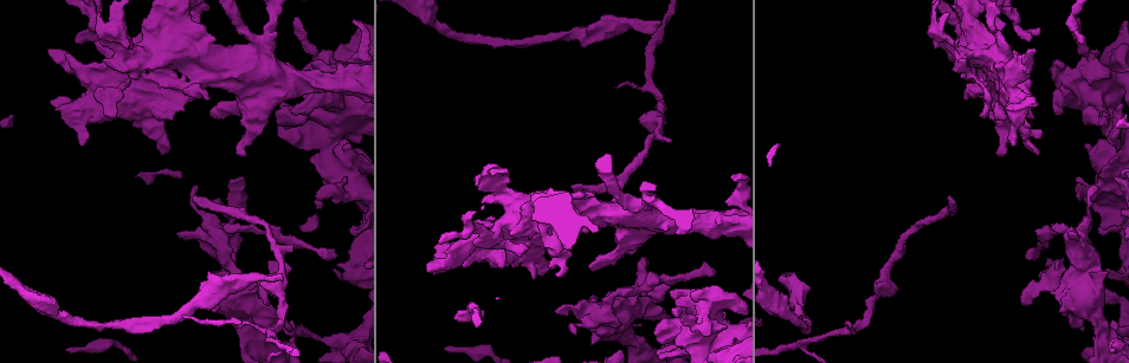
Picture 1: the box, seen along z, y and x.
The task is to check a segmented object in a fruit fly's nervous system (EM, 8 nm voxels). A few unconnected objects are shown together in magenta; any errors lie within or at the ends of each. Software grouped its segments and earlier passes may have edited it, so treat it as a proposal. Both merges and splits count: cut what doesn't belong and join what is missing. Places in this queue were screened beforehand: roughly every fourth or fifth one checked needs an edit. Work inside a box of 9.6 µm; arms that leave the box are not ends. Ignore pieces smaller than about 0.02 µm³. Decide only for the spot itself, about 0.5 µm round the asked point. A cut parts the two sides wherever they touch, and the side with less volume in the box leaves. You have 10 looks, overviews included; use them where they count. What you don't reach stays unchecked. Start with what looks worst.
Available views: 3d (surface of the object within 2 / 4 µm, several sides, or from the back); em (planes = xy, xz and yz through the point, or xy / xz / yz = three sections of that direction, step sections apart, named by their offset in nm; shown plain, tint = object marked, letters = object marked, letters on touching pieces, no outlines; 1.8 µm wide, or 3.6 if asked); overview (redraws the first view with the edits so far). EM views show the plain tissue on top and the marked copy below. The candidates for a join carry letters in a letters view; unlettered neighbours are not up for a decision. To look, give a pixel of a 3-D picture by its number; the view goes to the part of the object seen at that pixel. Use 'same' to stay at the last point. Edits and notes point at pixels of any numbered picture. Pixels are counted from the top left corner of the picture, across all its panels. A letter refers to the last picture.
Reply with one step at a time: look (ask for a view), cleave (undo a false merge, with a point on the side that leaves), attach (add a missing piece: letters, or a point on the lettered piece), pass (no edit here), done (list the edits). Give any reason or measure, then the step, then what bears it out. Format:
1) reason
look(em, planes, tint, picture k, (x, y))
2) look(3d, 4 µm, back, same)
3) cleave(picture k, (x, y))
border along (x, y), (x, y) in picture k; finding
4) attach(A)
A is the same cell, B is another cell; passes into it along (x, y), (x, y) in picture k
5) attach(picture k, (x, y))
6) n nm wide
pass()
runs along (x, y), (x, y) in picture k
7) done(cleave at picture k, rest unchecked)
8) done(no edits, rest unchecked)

look(3d, 2 µm, picture 1, (949, 198))

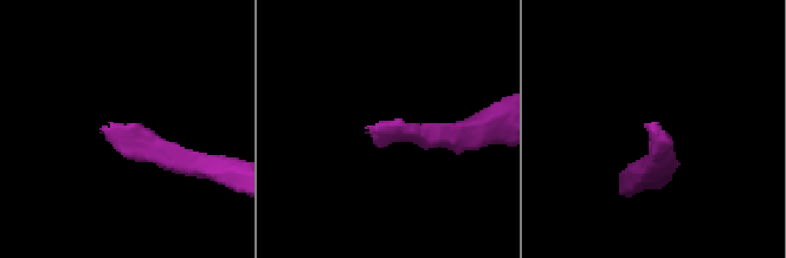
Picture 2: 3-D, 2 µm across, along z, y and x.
now the EM
look(em, planes, letters, picture 2, (649, 126))

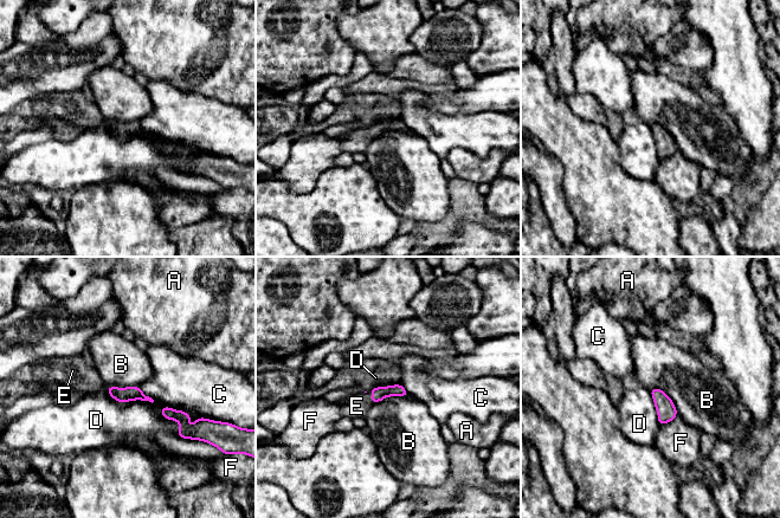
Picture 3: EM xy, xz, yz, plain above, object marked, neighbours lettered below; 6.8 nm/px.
attach(E)
E is the same cell, A, B, C, D and F are other cells; passes into it along (378, 394), (372, 397), (356, 406) in picture 3; the neuron continues

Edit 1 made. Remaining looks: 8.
two arms at a narrow angle
look(3d, 4 µm, picture 1, (1069, 84))

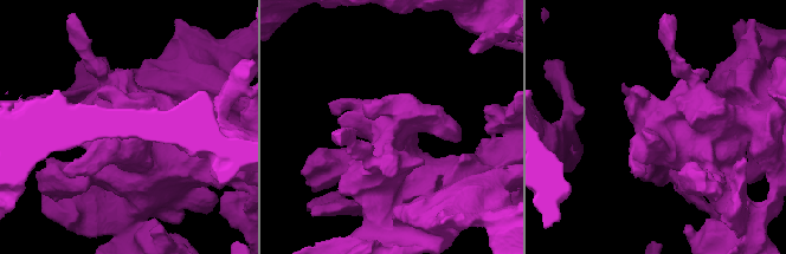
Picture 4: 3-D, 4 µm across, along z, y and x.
need the tissue
look(em, 3.6 µm, yz, step 8, letters, picture 4, (404, 121))

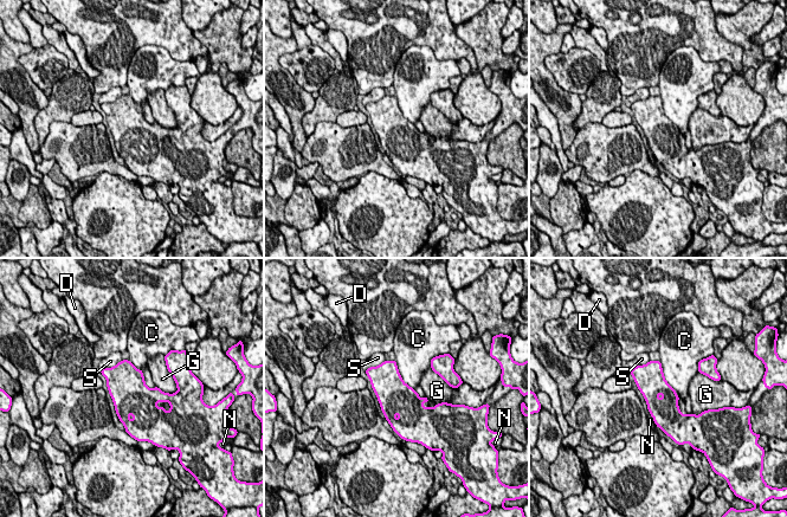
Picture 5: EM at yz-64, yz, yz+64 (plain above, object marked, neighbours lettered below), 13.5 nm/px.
pass()
C, D, G, N and S are other cells; continuous, no second neuron

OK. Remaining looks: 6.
an open end
look(em, yz, step 4, tint, picture 1, (290, 322))

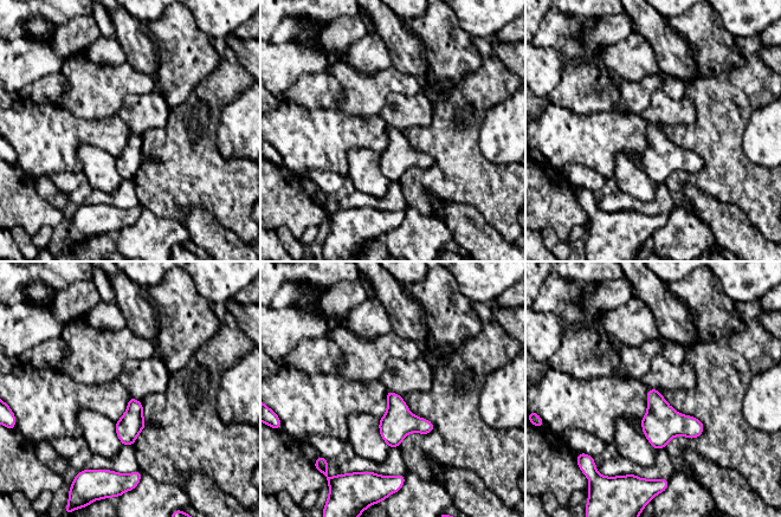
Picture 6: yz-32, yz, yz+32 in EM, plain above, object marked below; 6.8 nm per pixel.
look(em, planes, letters, same)

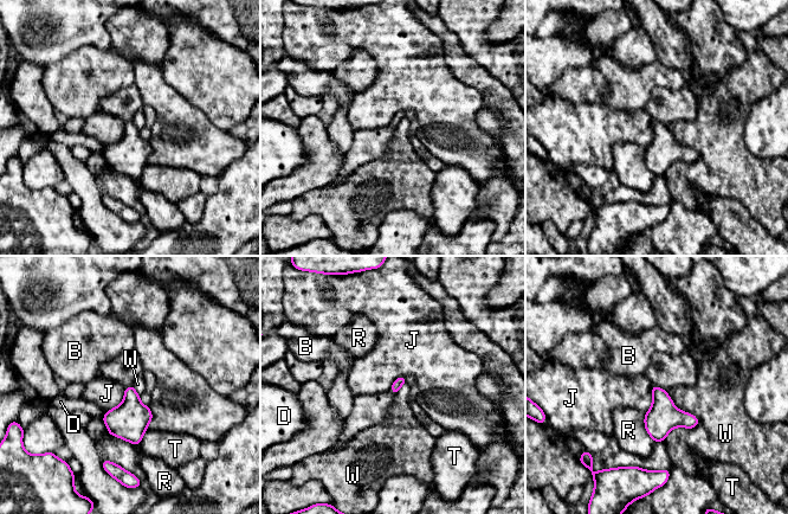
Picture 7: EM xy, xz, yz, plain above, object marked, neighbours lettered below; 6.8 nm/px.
pass()
B, D, J, R, T and W are other cells; border along (126, 387), (123, 399), (104, 415) in picture 7; none of them fits

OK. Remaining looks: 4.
thick turns thin
look(3d, 4 µm, picture 1, (1015, 110))

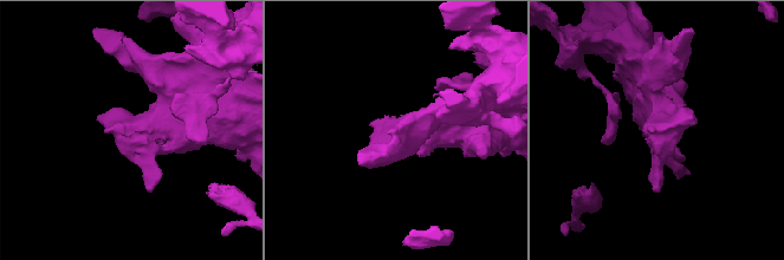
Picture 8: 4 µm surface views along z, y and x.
look(em, 3.6 µm, yz, step 4, letters, picture 8, (145, 130))

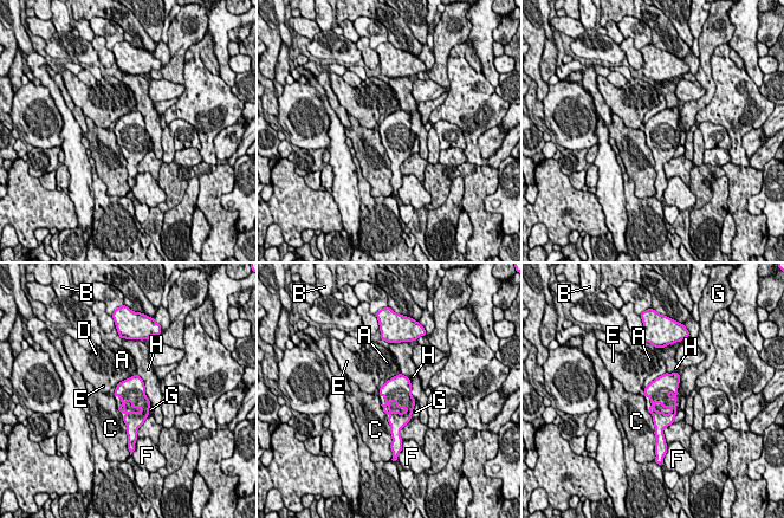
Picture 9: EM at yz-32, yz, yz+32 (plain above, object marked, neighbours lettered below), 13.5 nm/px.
380 nm wide
pass()
A, B, C, D, E, F, G and H are other cells; border along (122, 418), (128, 435) in picture 9; all the same neuron

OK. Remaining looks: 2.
done(attach at picture 3, rest unchecked)

